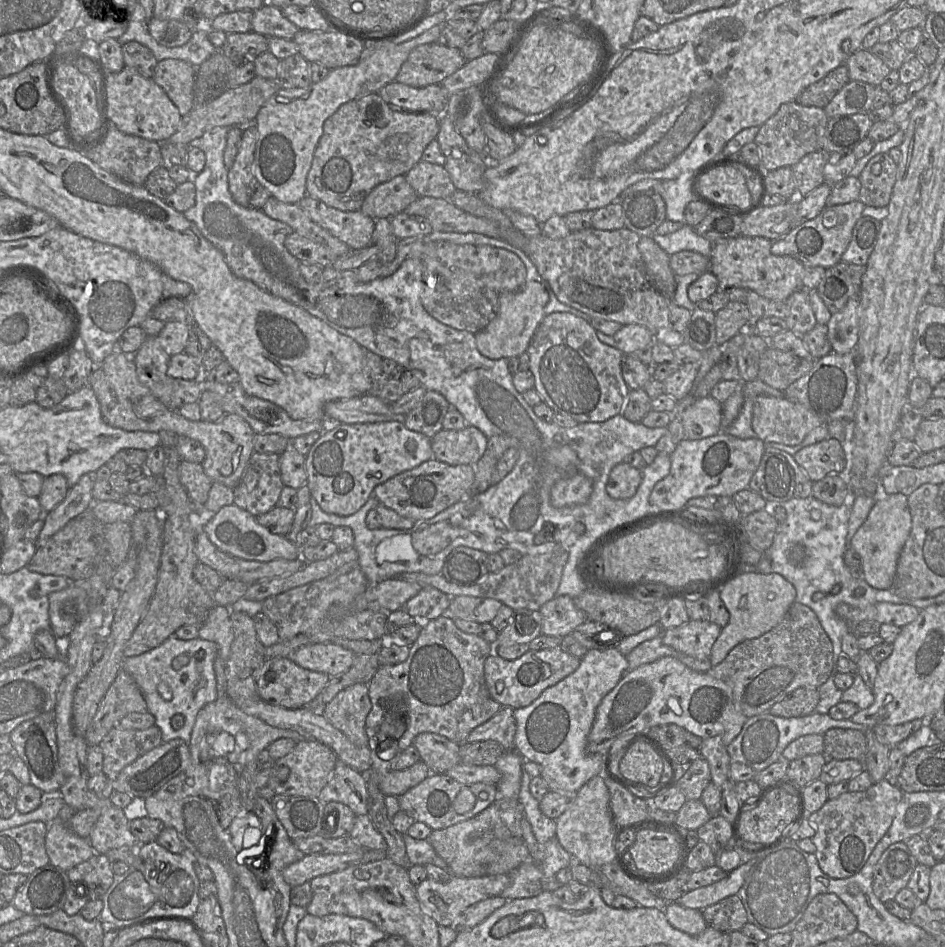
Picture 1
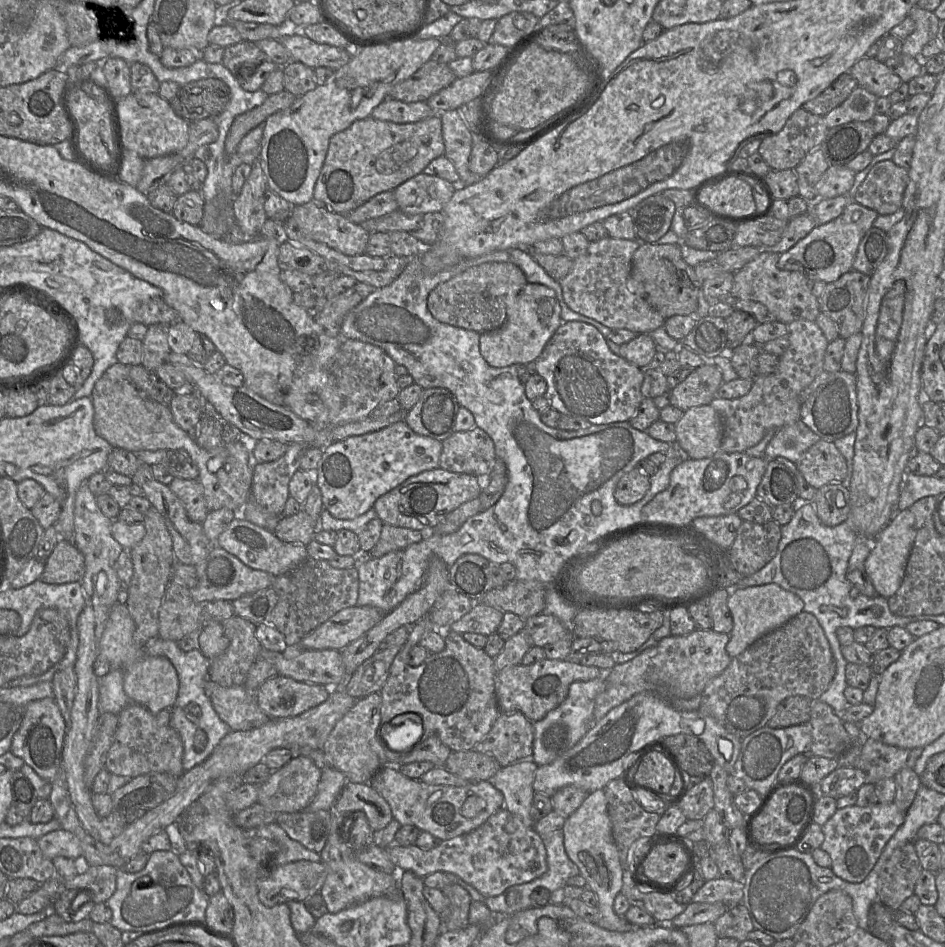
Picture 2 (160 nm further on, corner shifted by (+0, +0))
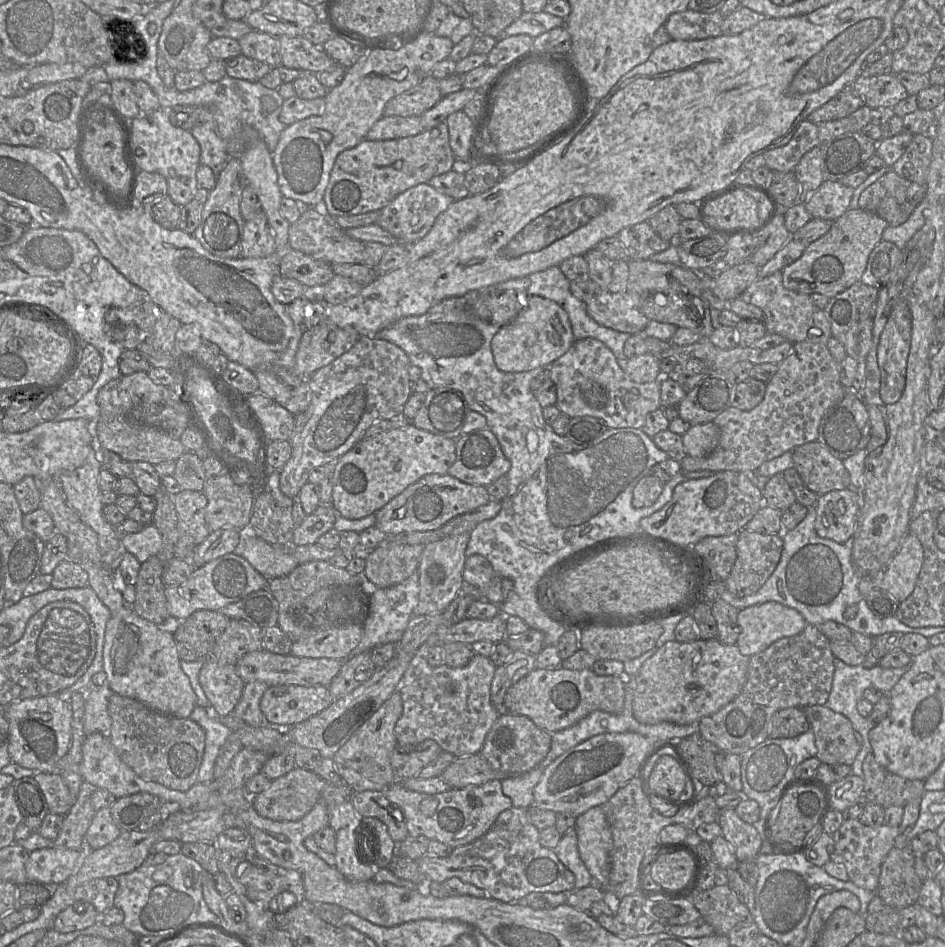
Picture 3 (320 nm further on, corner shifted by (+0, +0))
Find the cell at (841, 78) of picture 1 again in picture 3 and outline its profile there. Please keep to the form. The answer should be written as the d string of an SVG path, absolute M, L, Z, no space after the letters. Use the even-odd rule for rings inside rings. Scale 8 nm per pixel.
M848 85L823 106L814 110L807 119L817 125L821 122L838 120L847 117L862 105L864 103L853 85Z

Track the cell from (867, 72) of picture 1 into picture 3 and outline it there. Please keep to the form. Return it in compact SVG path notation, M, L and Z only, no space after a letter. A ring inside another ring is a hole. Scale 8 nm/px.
M893 73L878 76L859 75L853 82L853 88L863 103L871 109L894 108L909 95Z

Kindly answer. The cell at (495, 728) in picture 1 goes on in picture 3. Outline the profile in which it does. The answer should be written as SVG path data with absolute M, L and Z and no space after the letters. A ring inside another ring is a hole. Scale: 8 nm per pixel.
M501 712L488 732L480 755L496 773L496 779L524 774L537 767L548 754L552 733L538 728L528 717Z

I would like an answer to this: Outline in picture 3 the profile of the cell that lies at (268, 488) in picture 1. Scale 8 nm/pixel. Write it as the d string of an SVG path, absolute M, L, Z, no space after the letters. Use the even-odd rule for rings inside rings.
M360 336L350 350L317 370L308 379L312 393L311 401L304 412L295 415L295 427L290 440L292 456L280 471L280 489L286 496L297 499L314 468L335 462L364 439L366 431L375 422L402 418L404 406L413 393L409 378L411 365L407 354L397 345L377 337Z

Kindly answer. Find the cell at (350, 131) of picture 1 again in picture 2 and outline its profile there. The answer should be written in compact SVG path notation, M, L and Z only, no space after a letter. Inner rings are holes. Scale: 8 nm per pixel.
M439 114L415 123L397 124L375 120L372 116L353 122L347 129L333 135L329 142L321 172L315 183L313 198L328 204L332 211L347 214L375 195L395 190L408 179L423 172L435 158L445 155L442 121Z

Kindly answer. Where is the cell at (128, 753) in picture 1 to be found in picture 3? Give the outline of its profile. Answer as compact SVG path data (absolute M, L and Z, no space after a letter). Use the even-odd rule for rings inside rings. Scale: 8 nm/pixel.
M113 693L108 701L111 728L108 738L120 759L142 779L170 789L186 791L197 782L205 747L205 732L195 721L154 712L133 698Z

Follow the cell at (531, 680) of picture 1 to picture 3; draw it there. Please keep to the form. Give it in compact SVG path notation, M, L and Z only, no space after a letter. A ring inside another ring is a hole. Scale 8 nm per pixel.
M534 669L507 690L502 712L526 716L538 728L554 733L575 725L596 710L621 713L625 693L625 676L599 676L591 669Z

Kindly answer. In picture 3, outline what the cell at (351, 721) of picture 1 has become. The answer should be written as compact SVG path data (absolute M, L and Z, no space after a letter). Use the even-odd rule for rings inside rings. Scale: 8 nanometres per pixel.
M395 691L333 756L337 773L353 792L384 791L396 781L390 760L398 746L395 725L402 711L401 695Z

